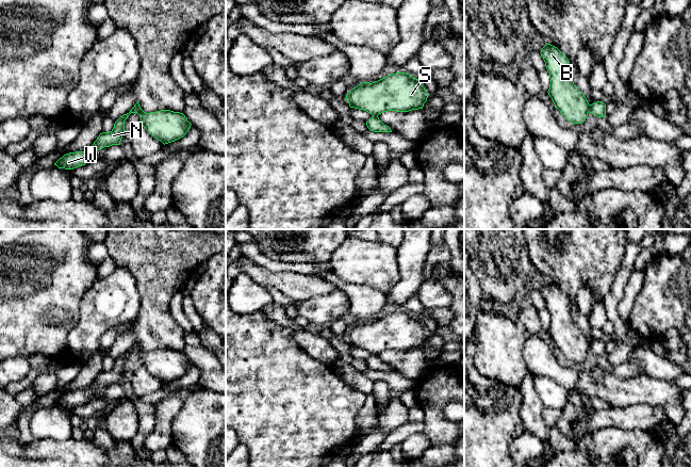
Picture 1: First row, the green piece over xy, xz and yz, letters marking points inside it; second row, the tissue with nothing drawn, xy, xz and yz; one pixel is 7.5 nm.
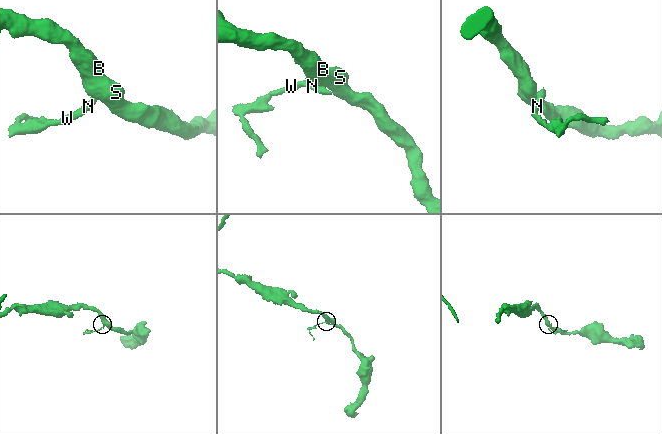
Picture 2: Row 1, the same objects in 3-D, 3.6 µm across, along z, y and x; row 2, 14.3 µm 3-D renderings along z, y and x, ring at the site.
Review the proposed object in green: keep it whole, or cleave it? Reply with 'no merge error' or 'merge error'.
merge error

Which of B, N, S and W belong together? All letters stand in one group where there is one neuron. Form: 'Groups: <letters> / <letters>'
Groups: B S / N W

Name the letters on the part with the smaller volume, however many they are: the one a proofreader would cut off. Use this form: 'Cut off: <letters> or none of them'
Cut off: N, W

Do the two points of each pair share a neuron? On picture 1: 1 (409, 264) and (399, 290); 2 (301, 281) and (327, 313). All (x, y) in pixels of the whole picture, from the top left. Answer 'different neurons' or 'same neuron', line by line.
1: same neuron
2: different neurons

